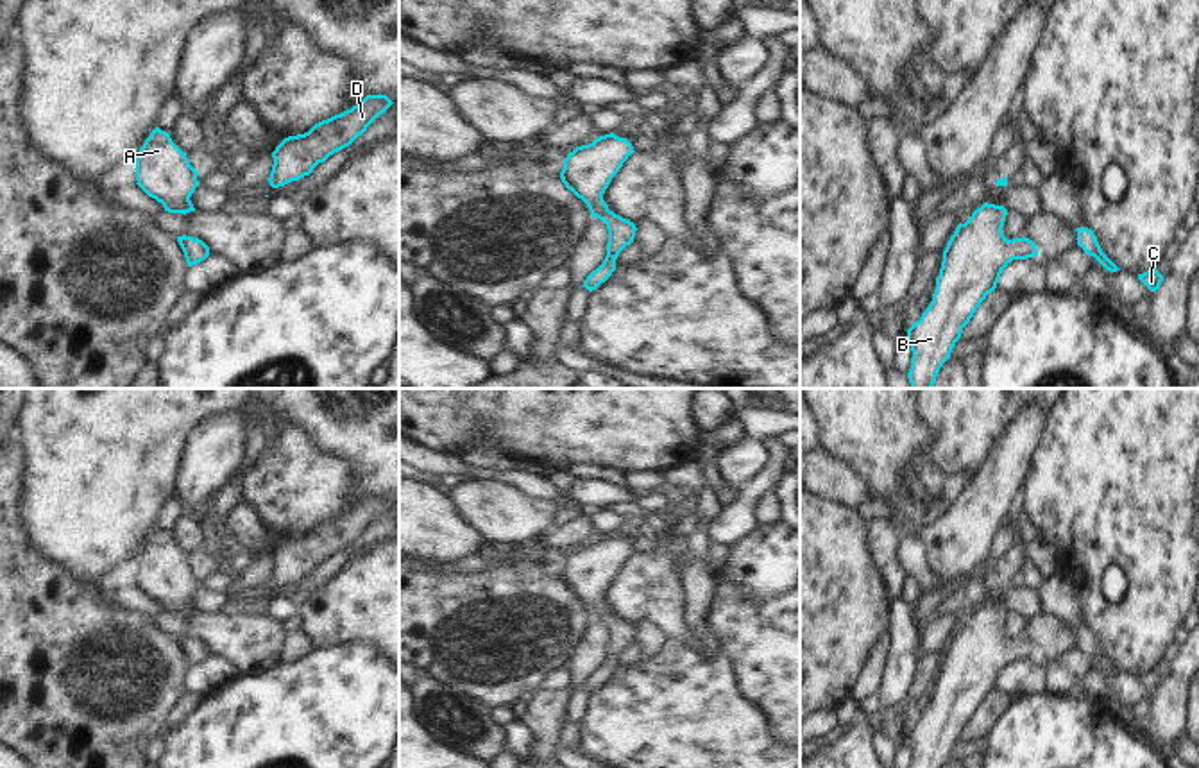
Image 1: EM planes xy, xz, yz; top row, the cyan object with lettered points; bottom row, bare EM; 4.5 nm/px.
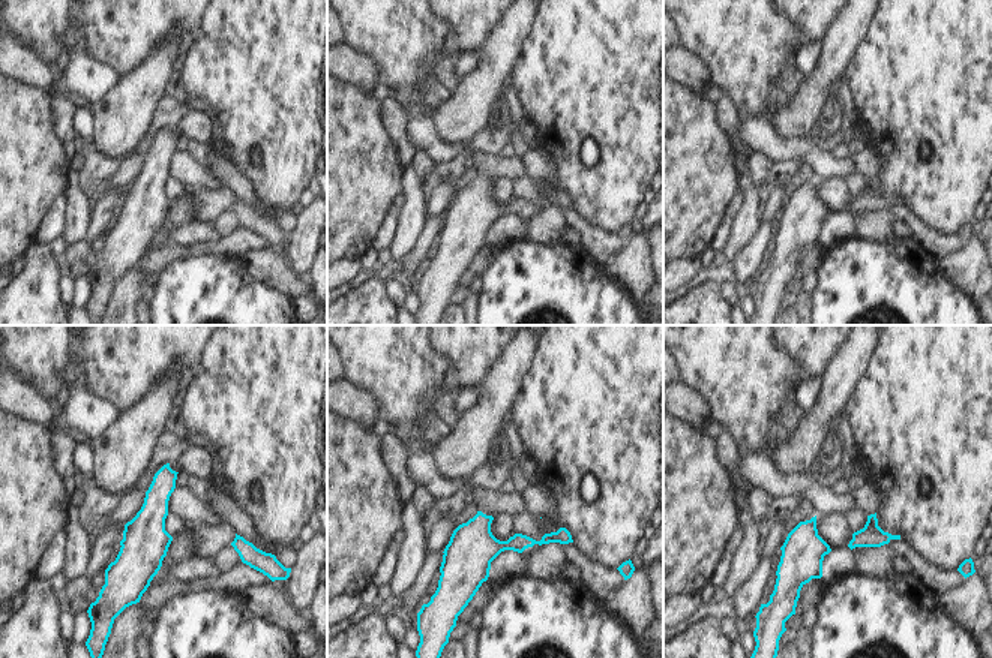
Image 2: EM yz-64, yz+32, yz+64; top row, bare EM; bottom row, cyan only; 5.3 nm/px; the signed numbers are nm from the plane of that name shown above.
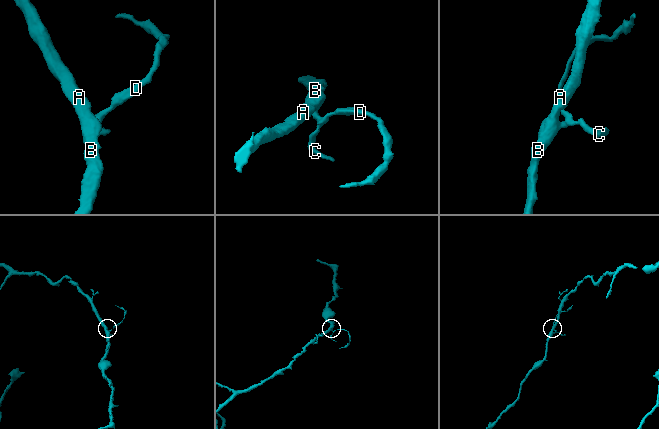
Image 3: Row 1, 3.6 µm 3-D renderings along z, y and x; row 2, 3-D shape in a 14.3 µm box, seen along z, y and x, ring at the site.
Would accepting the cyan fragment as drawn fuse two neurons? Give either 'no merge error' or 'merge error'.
no merge error

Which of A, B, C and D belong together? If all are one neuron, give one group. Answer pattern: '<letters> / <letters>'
A B C D

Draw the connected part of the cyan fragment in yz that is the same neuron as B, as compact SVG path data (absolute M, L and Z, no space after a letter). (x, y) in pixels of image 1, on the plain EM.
M984 603L950 637L929 709L907 730L911 768L943 768L963 729L1013 661L1038 657L1029 639L1004 637L1008 610Z

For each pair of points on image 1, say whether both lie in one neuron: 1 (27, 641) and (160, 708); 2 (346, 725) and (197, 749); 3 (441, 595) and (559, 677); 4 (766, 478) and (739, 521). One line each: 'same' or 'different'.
1: same
2: same
3: different
4: same

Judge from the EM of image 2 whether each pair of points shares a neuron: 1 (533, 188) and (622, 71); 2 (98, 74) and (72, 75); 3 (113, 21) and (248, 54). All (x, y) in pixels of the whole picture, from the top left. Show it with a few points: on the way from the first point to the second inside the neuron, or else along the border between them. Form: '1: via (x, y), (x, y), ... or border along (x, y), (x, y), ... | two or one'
1: border along (542, 183), (553, 195) | two
2: via (92, 77), (78, 75) | one
3: border along (204, 15), (186, 44) | two

